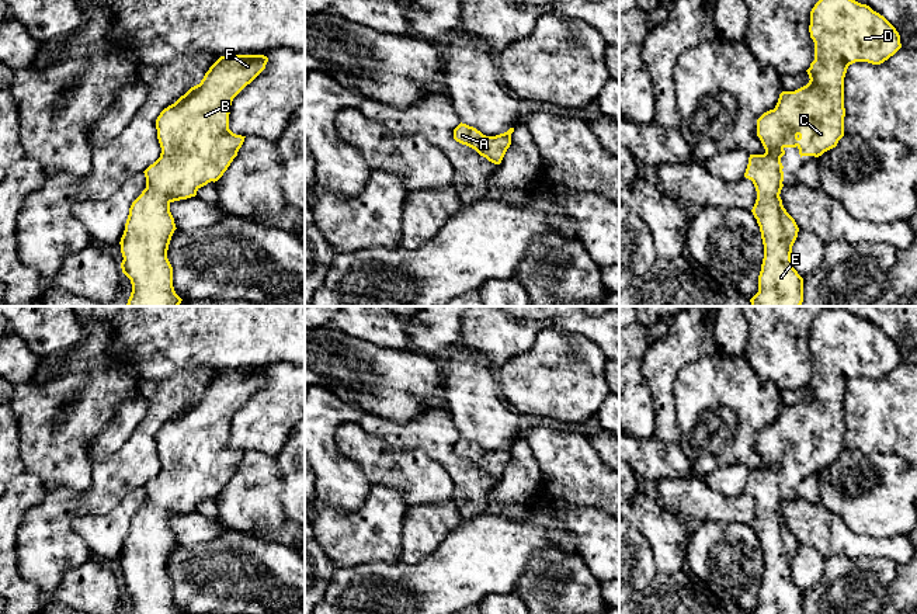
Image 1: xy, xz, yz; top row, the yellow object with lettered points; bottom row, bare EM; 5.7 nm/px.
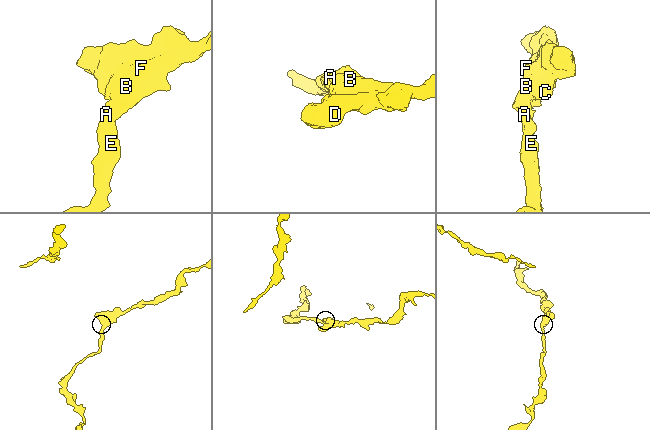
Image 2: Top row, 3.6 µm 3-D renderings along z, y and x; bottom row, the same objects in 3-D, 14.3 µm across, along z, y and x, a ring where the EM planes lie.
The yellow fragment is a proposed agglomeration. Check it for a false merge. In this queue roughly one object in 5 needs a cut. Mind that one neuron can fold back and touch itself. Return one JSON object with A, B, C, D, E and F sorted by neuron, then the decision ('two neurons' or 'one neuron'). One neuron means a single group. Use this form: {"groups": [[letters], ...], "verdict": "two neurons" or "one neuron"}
{"groups": [["A", "B", "C", "D", "E", "F"]], "verdict": "one neuron"}

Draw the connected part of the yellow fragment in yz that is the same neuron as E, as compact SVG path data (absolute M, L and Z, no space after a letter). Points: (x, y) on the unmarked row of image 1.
M823 308L810 326L809 347L814 357L814 375L806 385L810 395L795 406L782 406L775 423L757 434L757 451L765 468L750 469L744 488L757 506L751 527L760 541L764 559L758 607L751 614L803 614L803 593L791 575L799 542L779 511L784 502L781 478L784 464L798 462L800 472L819 472L836 462L844 451L844 392L848 381L855 377L880 379L902 362L899 347L883 330L844 309Z

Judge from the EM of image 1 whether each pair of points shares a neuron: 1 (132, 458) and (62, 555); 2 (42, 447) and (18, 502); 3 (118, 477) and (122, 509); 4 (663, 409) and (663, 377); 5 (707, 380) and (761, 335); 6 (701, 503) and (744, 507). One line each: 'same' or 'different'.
1: same
2: different
3: different
4: same
5: different
6: same

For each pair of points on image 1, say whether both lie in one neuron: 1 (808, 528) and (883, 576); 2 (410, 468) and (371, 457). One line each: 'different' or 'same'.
1: different
2: same

